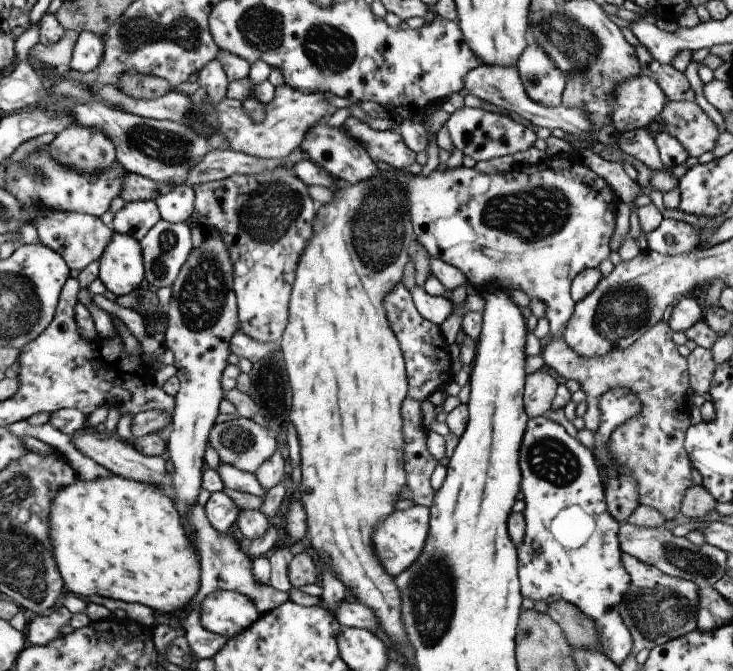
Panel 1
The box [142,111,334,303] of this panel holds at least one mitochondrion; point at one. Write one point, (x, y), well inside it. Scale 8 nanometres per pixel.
(269, 211)

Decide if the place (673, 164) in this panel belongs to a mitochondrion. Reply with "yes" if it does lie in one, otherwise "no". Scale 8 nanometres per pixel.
no

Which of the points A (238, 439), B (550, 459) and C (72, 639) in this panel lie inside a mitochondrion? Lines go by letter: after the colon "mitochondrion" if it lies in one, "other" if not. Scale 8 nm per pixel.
A: mitochondrion
B: mitochondrion
C: other

